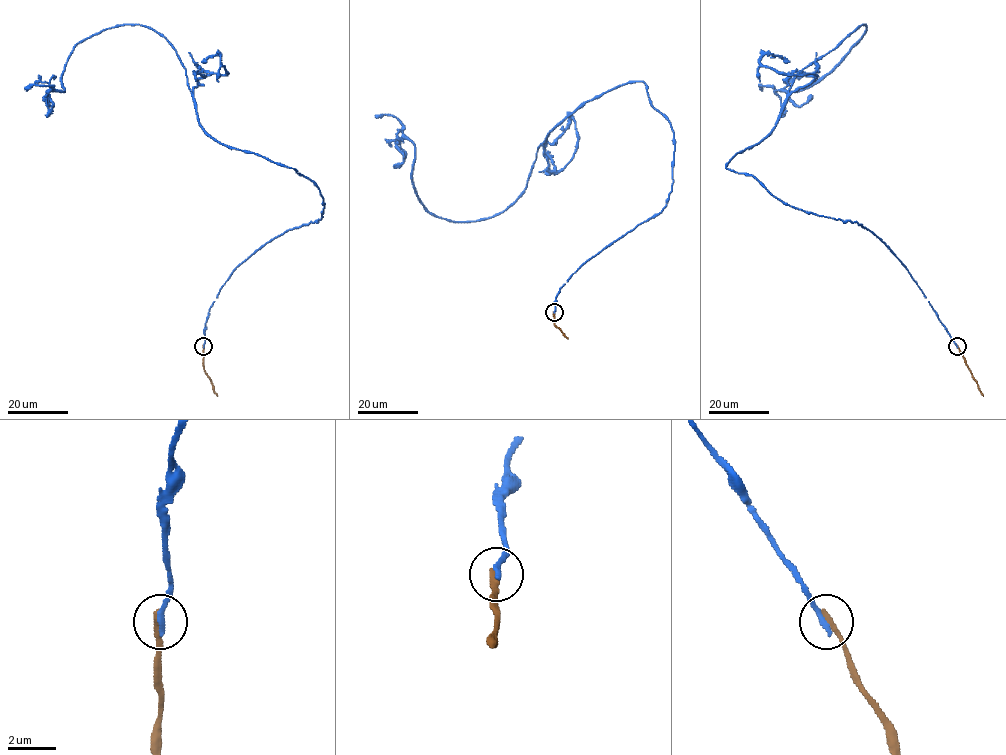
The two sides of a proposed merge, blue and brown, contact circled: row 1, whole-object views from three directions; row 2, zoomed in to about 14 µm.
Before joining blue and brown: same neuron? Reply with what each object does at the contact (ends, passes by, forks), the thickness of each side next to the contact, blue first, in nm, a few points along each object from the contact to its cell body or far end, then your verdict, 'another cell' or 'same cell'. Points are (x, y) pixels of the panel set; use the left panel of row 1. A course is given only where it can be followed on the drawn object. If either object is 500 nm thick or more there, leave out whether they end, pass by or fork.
blue ends there; brown ends there; 240 nm thick on the blue side, 320 nm on the other; blue runs (203, 345), (231, 272), (320, 218), (318, 188), (215, 141), (174, 47), (140, 24), (81, 40), (42, 100); brown runs (203, 345), (203, 367), (218, 396); another cell

